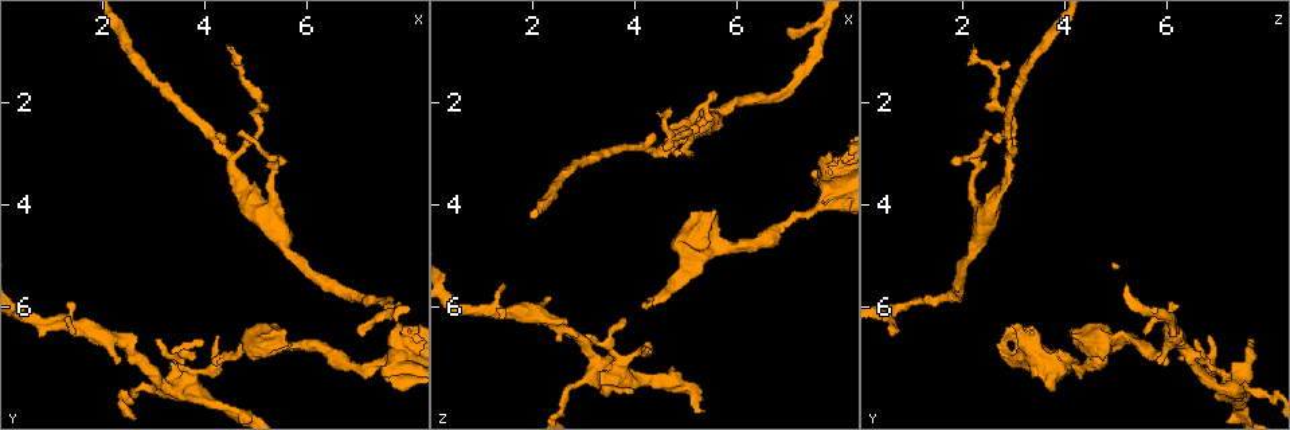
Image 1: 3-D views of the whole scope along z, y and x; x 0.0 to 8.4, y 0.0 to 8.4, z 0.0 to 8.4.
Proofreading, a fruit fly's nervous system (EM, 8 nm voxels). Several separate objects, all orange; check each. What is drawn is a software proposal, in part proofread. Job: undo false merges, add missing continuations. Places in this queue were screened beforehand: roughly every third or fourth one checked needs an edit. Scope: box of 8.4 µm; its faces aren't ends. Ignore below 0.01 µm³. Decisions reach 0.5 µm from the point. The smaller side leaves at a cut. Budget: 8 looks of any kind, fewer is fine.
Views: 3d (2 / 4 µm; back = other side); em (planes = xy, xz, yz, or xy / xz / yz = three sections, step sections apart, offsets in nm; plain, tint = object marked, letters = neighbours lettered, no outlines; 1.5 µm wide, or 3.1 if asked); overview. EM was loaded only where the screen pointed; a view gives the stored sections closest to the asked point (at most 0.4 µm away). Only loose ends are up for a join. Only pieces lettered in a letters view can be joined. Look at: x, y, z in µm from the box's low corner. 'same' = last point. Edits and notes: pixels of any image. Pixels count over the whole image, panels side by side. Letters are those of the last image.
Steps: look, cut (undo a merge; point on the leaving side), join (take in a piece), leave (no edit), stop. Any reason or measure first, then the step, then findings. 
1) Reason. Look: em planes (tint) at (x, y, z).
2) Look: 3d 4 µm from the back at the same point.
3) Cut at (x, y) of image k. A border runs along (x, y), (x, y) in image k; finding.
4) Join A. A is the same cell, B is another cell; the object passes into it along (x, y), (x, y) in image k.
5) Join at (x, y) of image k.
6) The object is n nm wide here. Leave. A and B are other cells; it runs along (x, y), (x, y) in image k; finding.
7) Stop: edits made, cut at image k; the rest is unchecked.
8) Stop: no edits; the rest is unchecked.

A narrow waist. Look: 3d 4 µm at (7.15, 7.10, 4.15).

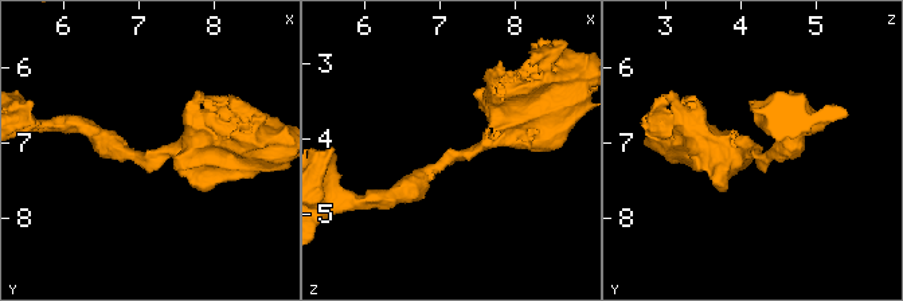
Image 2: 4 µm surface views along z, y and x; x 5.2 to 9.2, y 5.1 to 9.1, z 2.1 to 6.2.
The arms are 300, 420 nm wide. Look: em planes (tint) at (7.20, 7.15, 4.15).

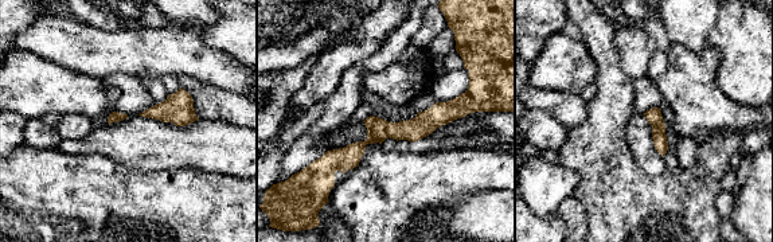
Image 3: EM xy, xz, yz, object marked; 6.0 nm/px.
See the neighbours. Look: em planes (letters) at the same point.

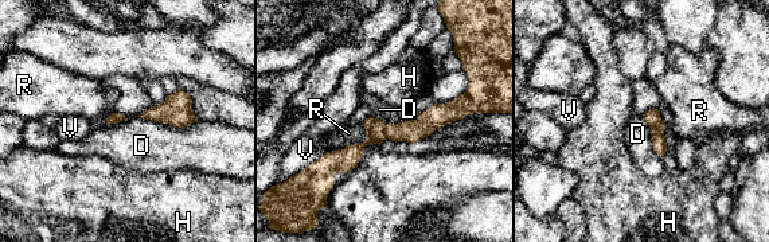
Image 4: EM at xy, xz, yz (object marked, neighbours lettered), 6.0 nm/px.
The object is 70 nm wide here. Leave. D, H, R and V are other cells; all the same neuron.

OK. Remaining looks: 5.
Free end. Look: 3d 4 µm at (7.10, 6.50, 0.60).

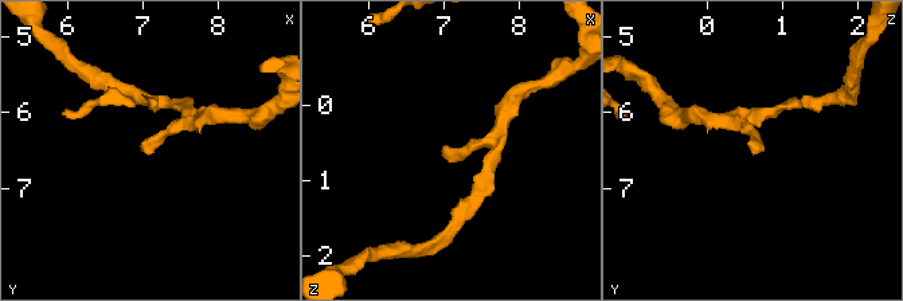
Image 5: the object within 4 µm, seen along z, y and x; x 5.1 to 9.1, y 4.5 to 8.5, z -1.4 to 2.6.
Look: em yz step 8 (tint) at (7.15, 6.55, 0.60).

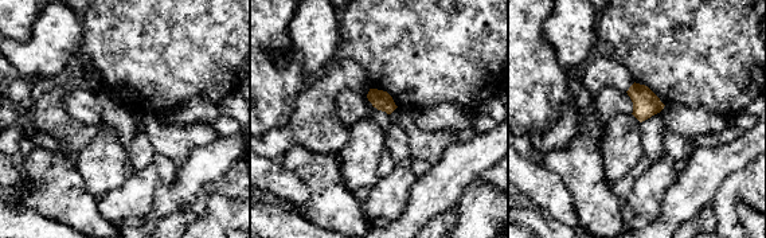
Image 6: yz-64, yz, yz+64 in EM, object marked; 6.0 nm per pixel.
Cut it another way. Look: em planes (letters) at the same point.

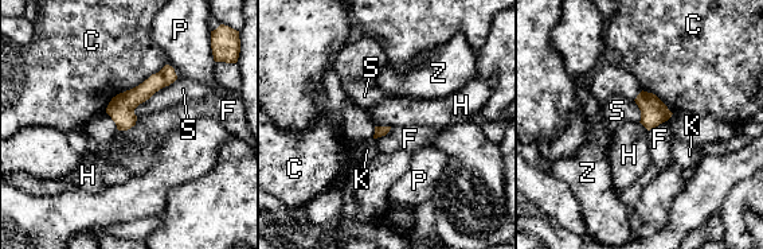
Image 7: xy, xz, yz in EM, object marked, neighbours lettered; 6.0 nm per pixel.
Leave. C, F, H, K, P, S and Z are other cells; it runs along (168, 69), (124, 111), (121, 127) in image 7; none of them fits.

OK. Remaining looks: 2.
Stop: no edits; the rest is unchecked.

